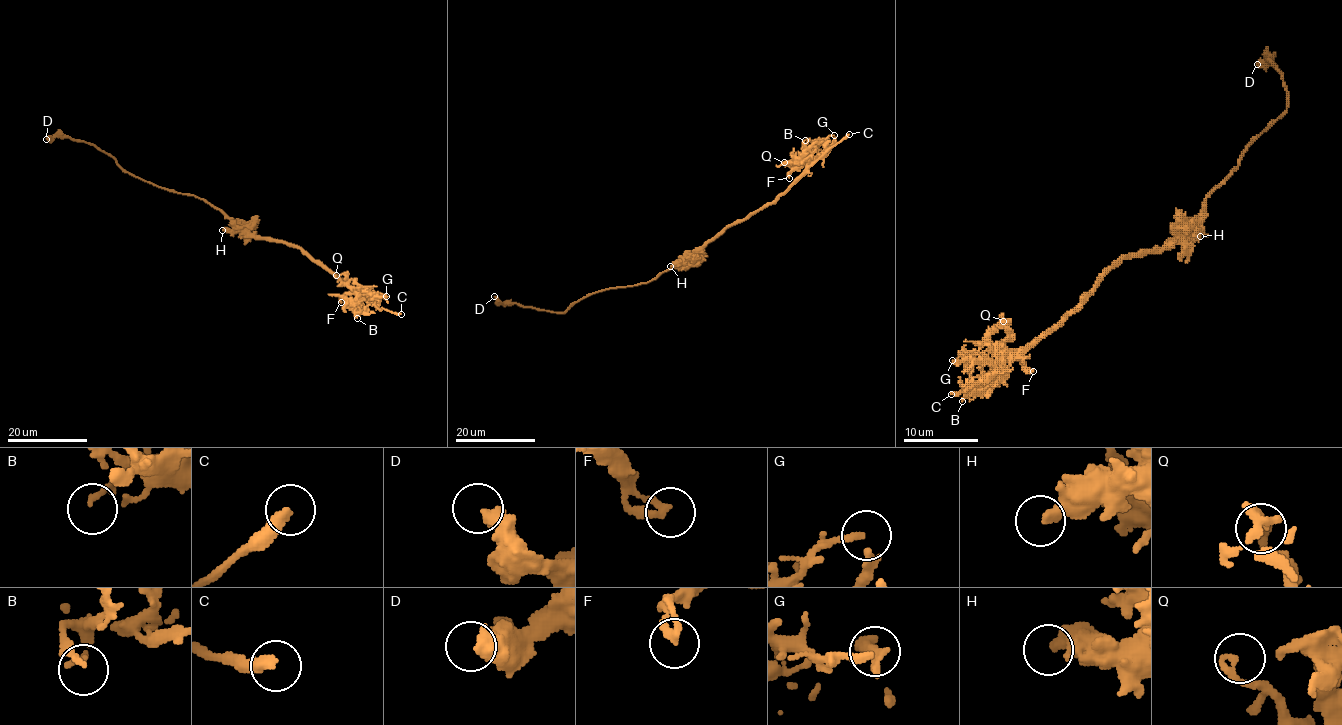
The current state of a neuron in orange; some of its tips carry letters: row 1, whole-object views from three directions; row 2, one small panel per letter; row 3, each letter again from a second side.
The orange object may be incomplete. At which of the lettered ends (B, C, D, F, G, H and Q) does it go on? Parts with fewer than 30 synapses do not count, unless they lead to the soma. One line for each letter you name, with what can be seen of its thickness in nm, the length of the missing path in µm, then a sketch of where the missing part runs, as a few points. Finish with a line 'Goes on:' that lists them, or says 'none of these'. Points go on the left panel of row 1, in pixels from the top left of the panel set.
C: calibre 360 nm; missing 45 µm
Goes on: C

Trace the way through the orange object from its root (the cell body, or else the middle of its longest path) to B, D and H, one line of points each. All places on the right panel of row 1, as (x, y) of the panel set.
B: (1195, 219), (1165, 247), (1127, 255), (1052, 328), (1009, 356), (1001, 373), (986, 388), (971, 392), (962, 401)
D: (1195, 219), (1204, 201), (1230, 174), (1243, 152), (1287, 109), (1281, 73), (1268, 60), (1257, 64)
H: (1195, 219), (1193, 234), (1200, 236)

